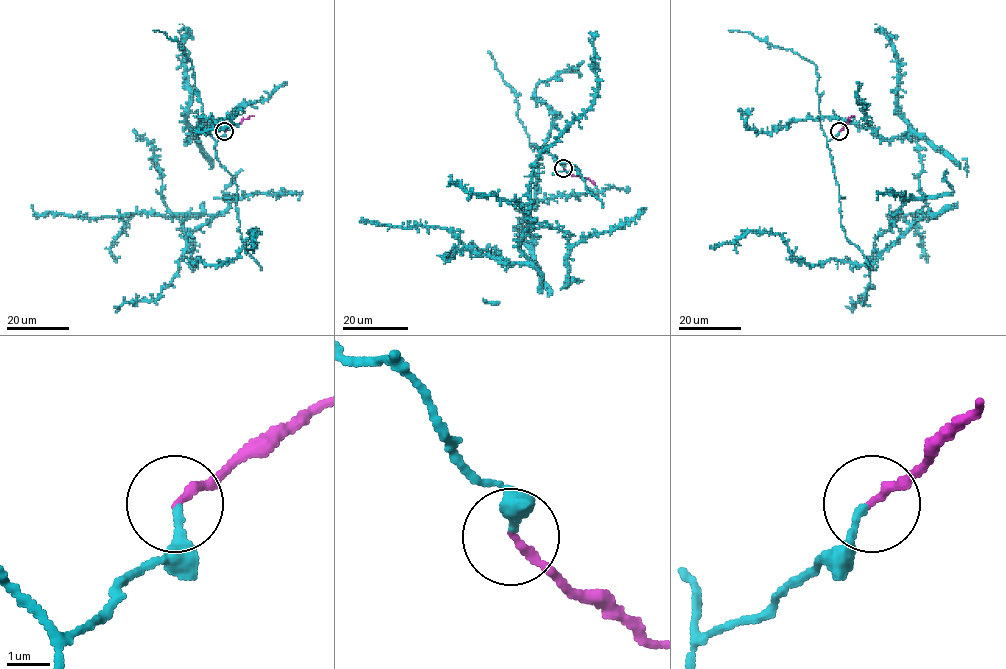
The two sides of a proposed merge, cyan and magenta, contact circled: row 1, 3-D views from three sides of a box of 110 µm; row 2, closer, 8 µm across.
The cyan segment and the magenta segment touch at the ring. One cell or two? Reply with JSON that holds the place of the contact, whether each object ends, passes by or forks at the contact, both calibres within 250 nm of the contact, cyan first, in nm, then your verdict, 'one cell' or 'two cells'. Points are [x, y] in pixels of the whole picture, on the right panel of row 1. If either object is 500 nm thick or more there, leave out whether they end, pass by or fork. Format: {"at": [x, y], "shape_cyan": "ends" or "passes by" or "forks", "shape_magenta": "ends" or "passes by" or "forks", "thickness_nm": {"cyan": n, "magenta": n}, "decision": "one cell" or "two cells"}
{"at": [839, 131], "shape_cyan": "ends", "shape_magenta": "ends", "thickness_nm": {"cyan": 200, "magenta": 200}, "decision": "one cell"}

